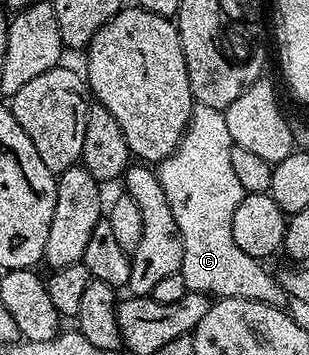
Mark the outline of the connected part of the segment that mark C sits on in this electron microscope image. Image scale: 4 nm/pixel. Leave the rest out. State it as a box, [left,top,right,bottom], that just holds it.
[158,105,286,304]

